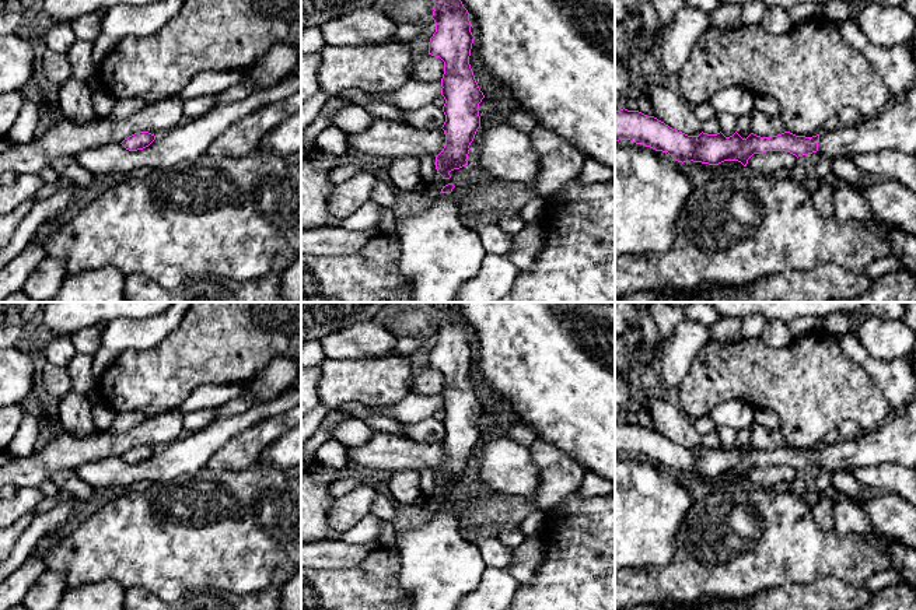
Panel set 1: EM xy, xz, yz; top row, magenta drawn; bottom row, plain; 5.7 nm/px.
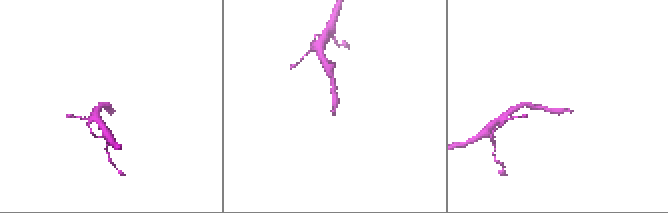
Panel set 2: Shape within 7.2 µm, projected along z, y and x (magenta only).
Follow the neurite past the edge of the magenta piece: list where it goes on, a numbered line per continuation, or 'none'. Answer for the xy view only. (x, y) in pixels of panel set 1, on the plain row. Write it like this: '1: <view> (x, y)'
none

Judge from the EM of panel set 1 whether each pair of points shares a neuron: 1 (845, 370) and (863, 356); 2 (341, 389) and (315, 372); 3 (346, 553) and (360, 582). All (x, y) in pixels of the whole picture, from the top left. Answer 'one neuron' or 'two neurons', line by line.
1: two neurons
2: two neurons
3: two neurons

